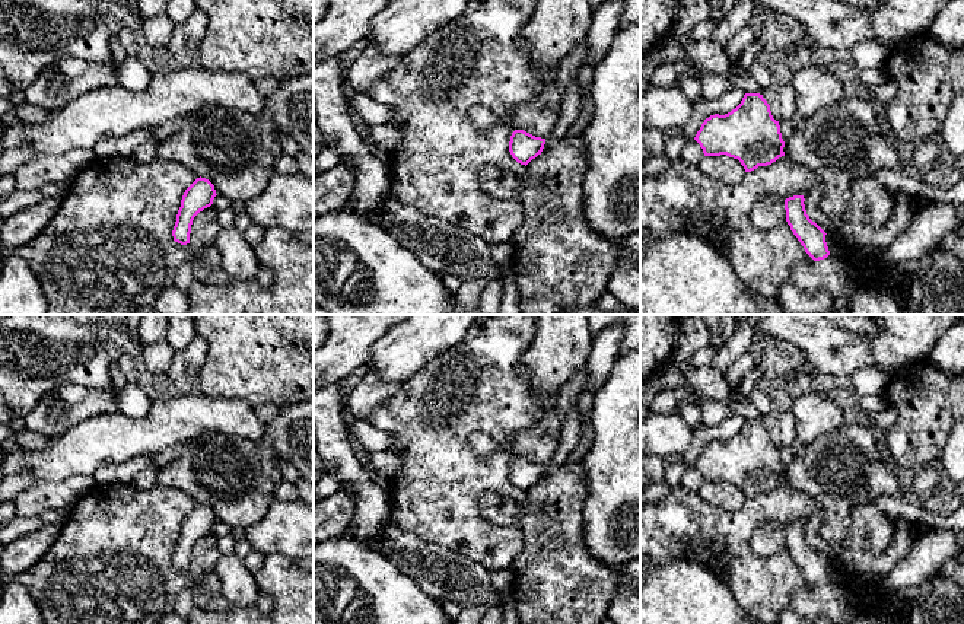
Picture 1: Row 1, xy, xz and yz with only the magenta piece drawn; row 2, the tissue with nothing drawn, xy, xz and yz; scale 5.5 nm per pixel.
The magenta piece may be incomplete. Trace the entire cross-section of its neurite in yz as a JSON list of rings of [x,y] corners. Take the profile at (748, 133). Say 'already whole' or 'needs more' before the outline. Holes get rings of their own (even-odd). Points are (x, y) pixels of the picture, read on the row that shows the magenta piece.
already whole; [[[745,93],[731,112],[706,118],[694,140],[704,156],[726,155],[738,159],[745,172],[785,156],[779,121],[760,93]]]

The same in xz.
already whole; [[[515,130],[510,136],[509,152],[518,163],[526,166],[541,155],[544,144],[545,139],[535,137],[524,130]]]

